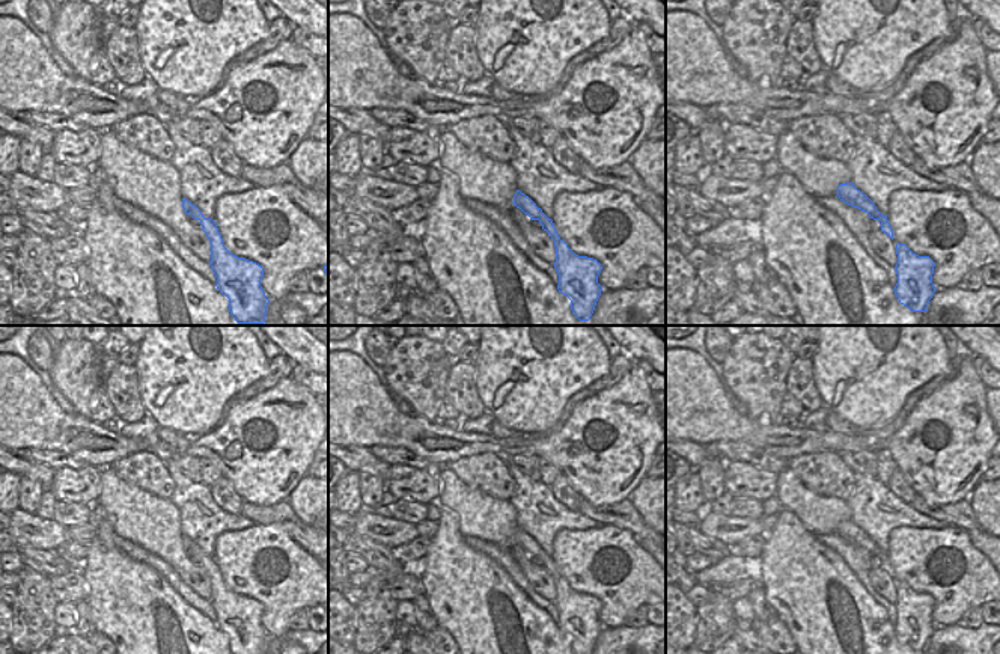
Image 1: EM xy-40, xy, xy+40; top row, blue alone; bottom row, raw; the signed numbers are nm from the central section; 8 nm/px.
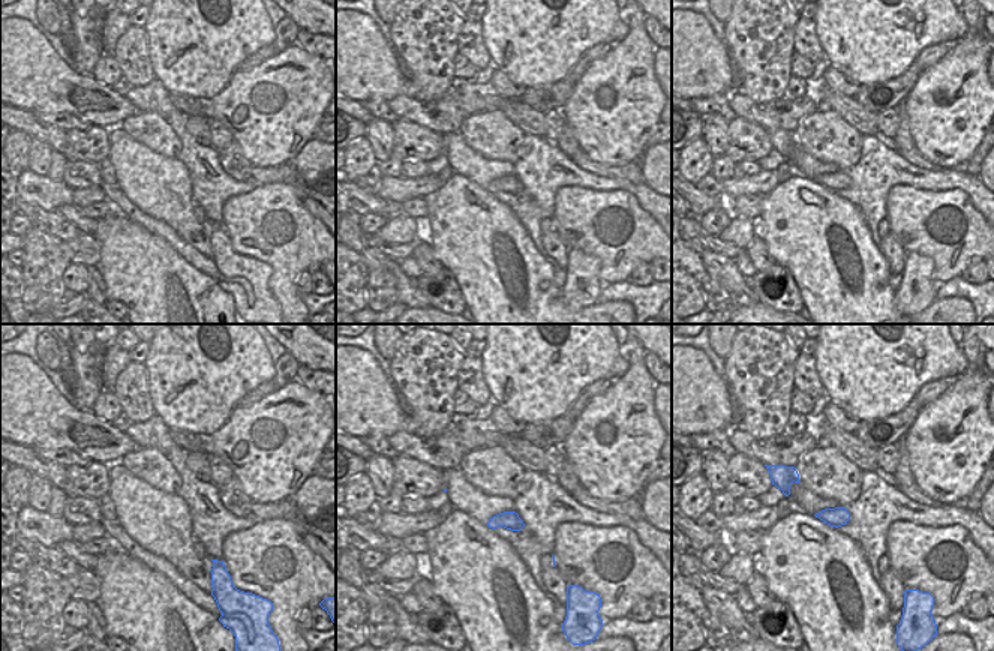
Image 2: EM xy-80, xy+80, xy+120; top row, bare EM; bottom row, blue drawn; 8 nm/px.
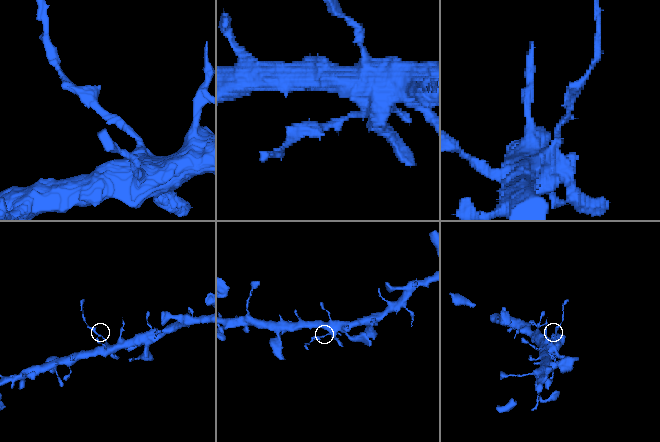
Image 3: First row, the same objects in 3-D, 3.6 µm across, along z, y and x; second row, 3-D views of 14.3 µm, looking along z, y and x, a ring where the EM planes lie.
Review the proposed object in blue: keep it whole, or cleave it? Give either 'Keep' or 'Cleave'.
Cleave.

